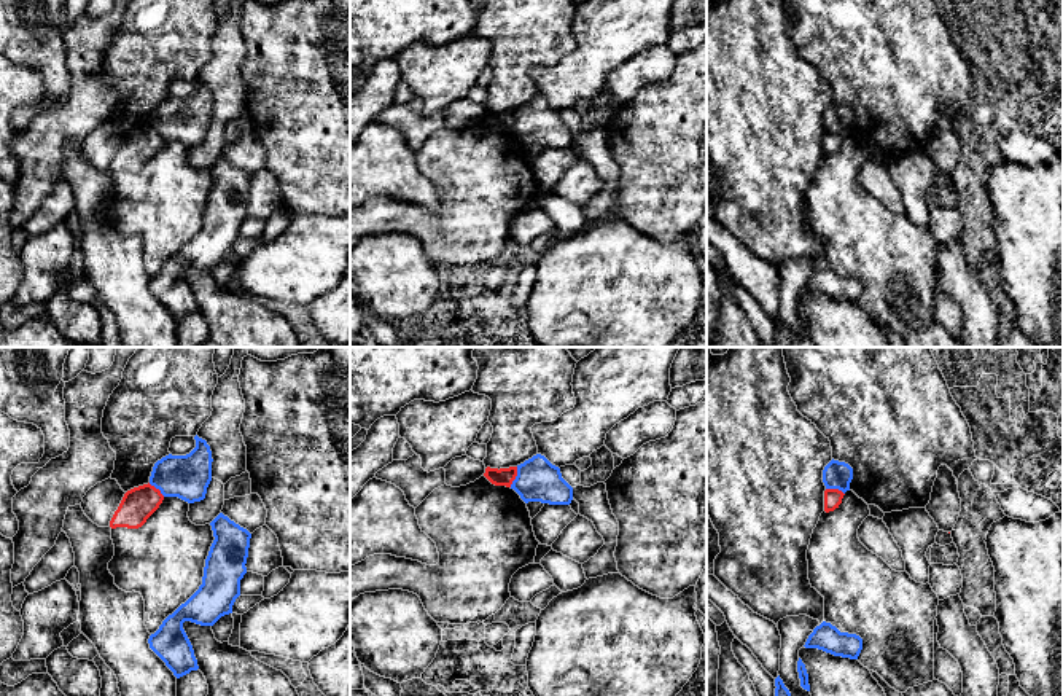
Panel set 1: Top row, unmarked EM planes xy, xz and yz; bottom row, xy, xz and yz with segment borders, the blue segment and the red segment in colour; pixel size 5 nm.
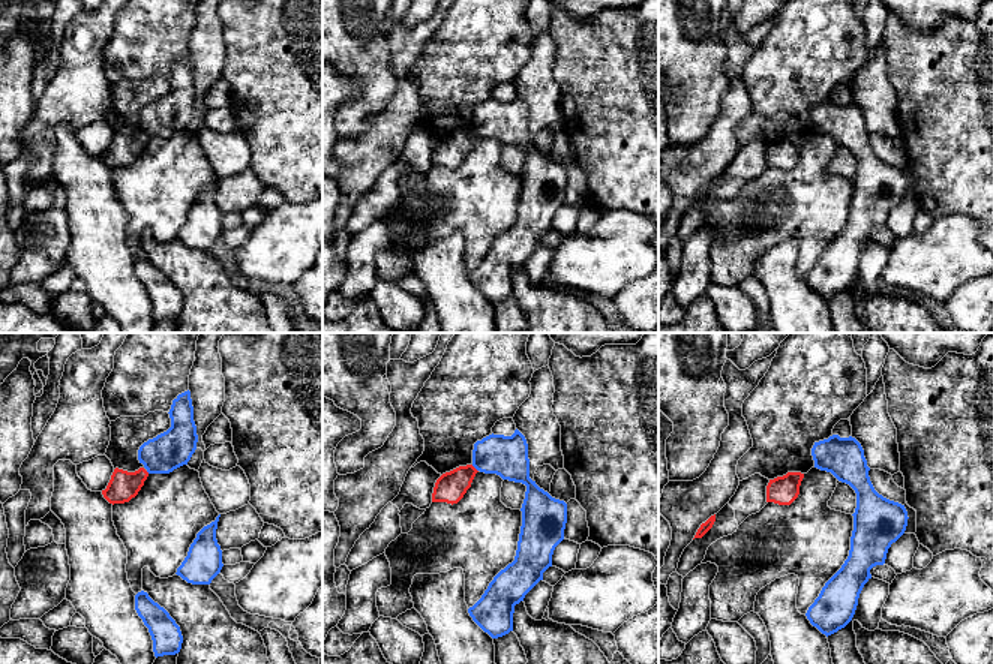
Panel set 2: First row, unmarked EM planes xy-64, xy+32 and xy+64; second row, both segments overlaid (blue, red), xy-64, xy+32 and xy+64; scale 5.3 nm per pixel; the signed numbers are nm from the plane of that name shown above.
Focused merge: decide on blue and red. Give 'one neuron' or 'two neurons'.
two neurons

